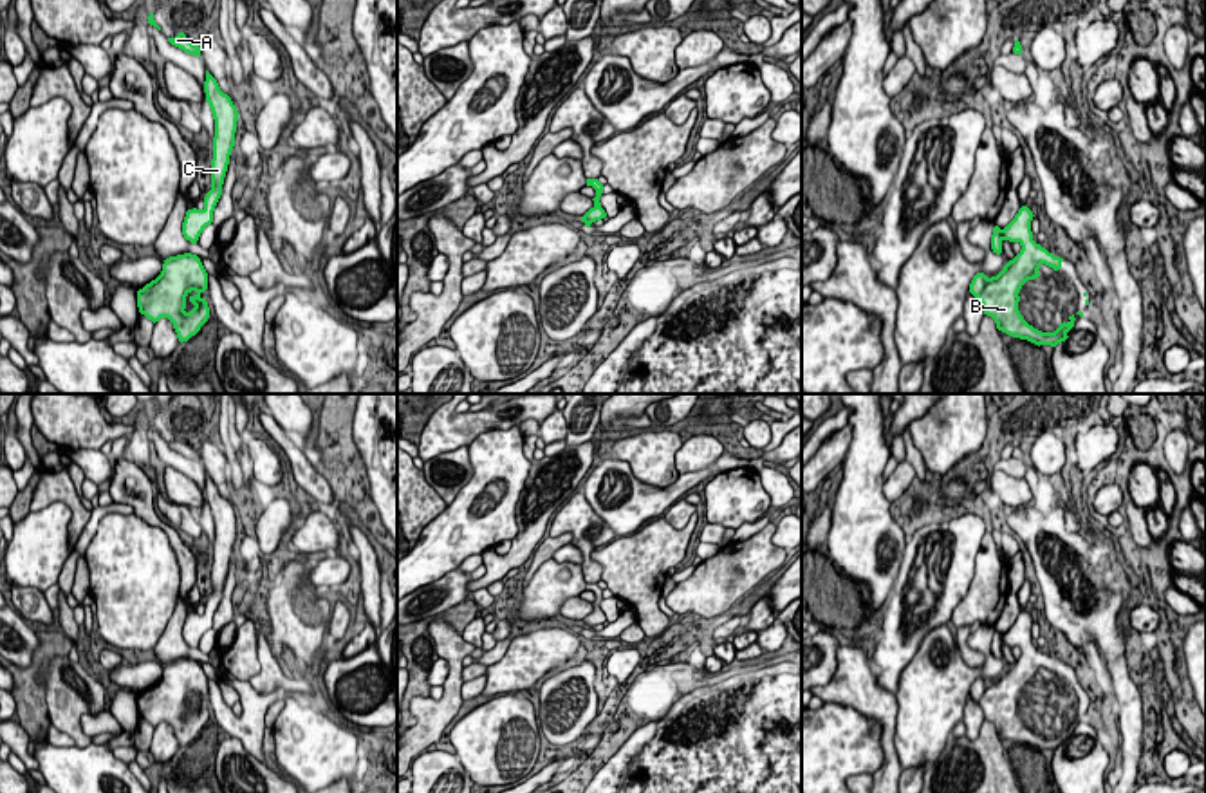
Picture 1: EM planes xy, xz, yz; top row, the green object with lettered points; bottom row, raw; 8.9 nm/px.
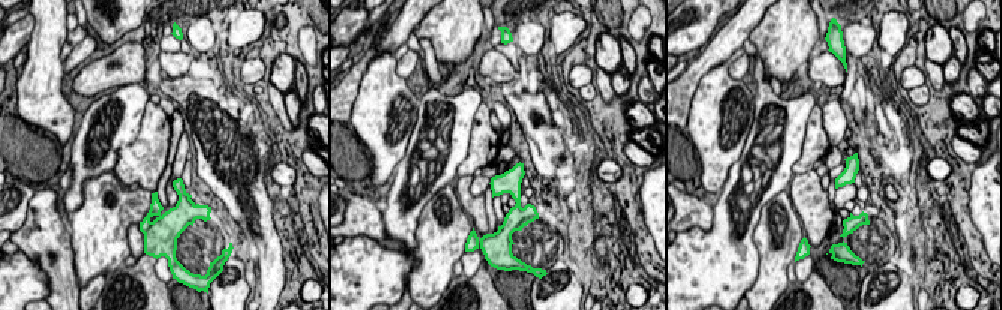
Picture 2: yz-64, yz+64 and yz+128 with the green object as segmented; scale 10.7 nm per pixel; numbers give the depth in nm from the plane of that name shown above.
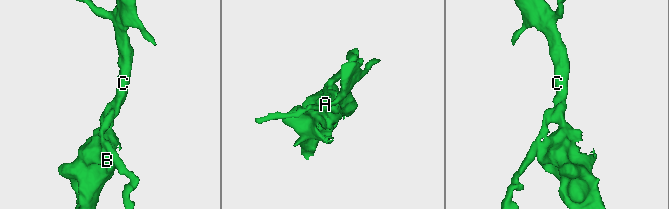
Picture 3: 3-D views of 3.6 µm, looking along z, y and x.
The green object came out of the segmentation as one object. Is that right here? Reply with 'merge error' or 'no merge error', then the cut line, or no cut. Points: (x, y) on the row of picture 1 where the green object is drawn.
no merge error; cut none

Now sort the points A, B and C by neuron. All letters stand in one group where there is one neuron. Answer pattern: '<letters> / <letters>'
A B C

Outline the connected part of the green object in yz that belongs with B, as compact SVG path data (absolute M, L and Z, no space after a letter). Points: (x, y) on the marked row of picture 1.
M1022 206L1004 229L998 226L993 228L993 253L1002 253L1004 240L1018 242L1022 249L997 276L988 278L984 273L977 273L969 284L969 293L980 300L984 314L995 320L998 331L1013 338L1027 340L1038 347L1056 347L1069 338L1067 332L1074 327L1076 314L1069 316L1067 323L1060 323L1054 332L1042 332L1029 325L1018 311L1018 293L1027 280L1040 276L1040 266L1045 264L1058 271L1063 262L1063 258L1054 257L1033 240L1033 217L1033 211Z

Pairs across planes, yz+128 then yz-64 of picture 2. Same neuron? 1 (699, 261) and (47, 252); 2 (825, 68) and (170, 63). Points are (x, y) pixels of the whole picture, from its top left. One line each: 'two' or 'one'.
1: two
2: one

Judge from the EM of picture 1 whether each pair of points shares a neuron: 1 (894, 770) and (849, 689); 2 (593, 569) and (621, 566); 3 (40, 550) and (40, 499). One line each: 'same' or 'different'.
1: same
2: different
3: different

